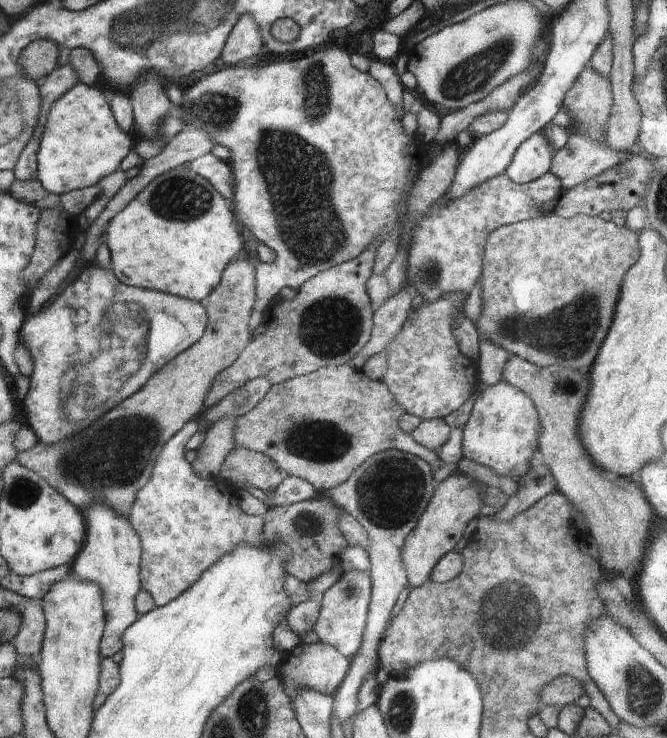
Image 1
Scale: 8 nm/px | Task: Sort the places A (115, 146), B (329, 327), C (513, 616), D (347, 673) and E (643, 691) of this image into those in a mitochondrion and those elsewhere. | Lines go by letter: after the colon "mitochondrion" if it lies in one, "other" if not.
A: other
B: mitochondrion
C: mitochondrion
D: other
E: mitochondrion

